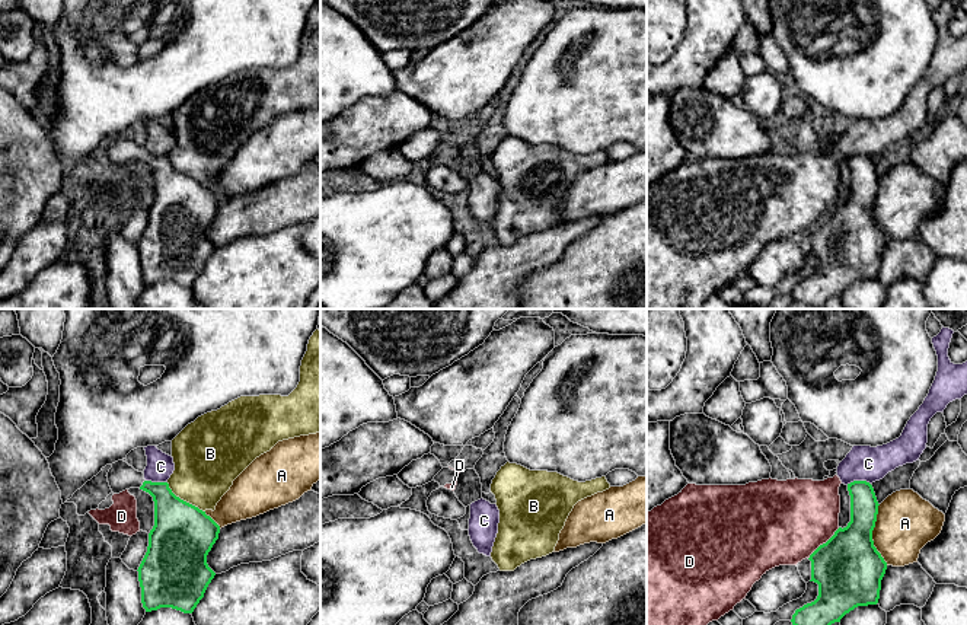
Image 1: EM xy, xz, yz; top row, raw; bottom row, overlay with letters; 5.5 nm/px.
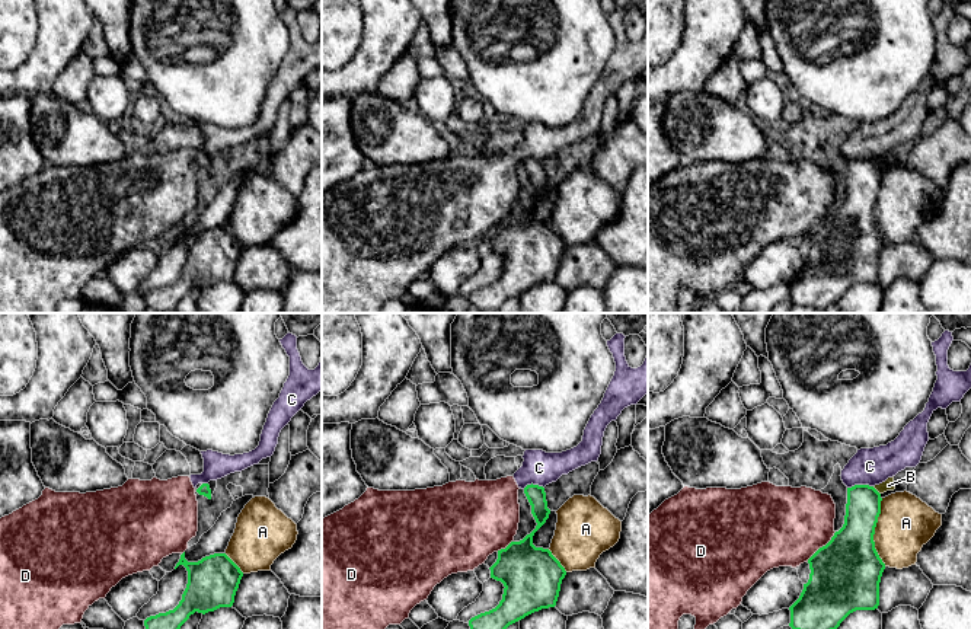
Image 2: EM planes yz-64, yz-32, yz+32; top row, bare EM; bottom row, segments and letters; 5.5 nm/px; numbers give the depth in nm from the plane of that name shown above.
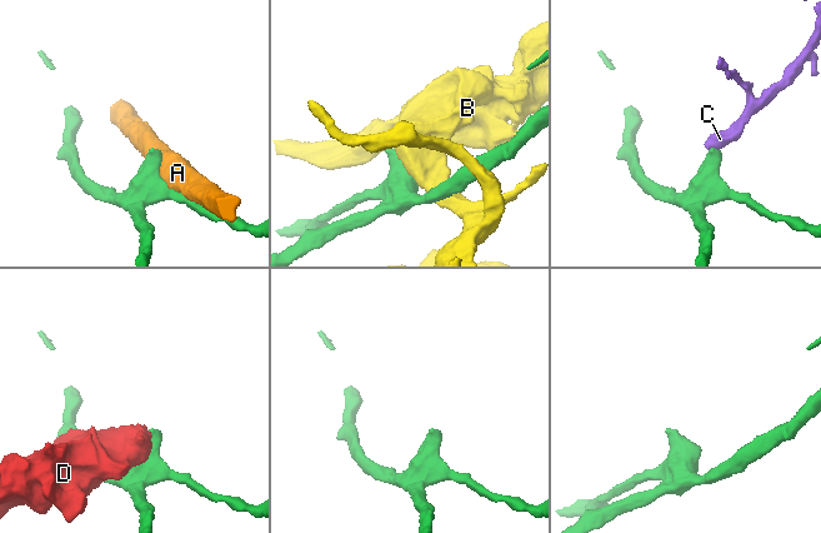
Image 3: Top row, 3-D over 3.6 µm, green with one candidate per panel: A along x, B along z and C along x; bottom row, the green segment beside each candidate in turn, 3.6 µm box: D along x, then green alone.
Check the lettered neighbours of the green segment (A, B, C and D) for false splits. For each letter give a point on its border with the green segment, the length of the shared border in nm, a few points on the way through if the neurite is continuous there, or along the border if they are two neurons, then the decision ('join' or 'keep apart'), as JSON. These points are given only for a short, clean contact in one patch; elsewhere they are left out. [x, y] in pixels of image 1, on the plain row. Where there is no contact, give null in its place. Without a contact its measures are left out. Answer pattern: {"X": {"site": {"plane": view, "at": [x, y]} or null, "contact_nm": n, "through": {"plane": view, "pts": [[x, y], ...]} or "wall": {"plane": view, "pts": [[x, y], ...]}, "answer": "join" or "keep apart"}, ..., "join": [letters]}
{"A": {"site": {"plane": "yz", "at": [871, 209]}, "contact_nm": 340, "answer": "keep apart"}, "B": {"site": {"plane": "xy", "at": [182, 174]}, "contact_nm": 280, "answer": "keep apart"}, "C": {"site": {"plane": "yz", "at": [858, 155]}, "contact_nm": 140, "answer": "keep apart"}, "D": {"site": {"plane": "yz", "at": [823, 217]}, "contact_nm": 240, "answer": "keep apart"}, "join": []}

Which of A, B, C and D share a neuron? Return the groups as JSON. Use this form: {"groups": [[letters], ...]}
{"groups": [["A"], ["B"], ["C", "D"]]}

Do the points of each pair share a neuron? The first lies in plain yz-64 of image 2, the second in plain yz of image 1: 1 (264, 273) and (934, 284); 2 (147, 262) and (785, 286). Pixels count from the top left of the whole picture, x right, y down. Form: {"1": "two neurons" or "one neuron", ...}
{"1": "two neurons", "2": "two neurons"}

